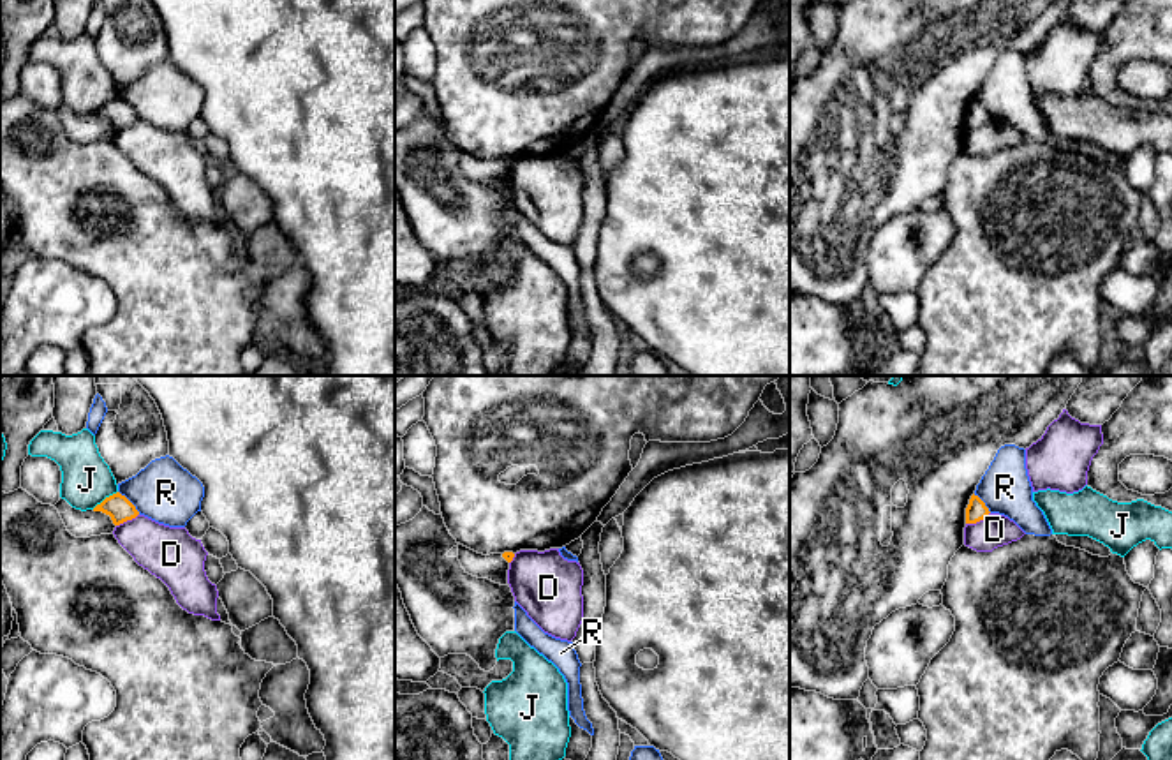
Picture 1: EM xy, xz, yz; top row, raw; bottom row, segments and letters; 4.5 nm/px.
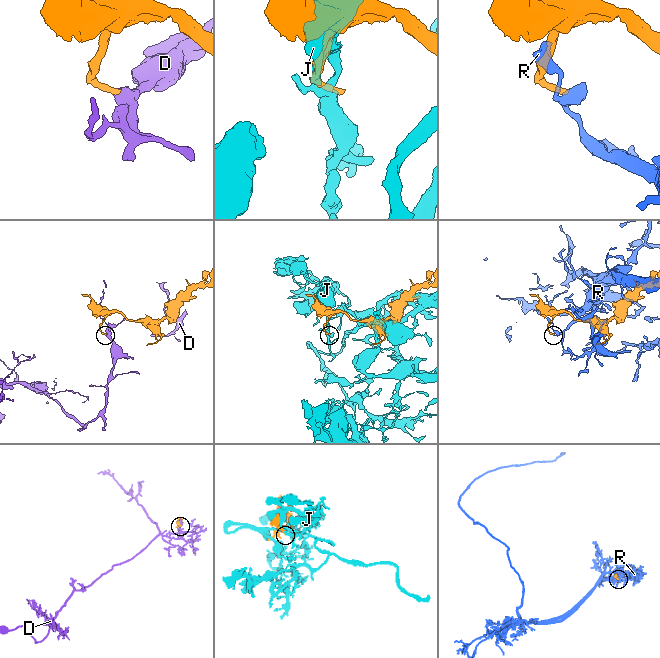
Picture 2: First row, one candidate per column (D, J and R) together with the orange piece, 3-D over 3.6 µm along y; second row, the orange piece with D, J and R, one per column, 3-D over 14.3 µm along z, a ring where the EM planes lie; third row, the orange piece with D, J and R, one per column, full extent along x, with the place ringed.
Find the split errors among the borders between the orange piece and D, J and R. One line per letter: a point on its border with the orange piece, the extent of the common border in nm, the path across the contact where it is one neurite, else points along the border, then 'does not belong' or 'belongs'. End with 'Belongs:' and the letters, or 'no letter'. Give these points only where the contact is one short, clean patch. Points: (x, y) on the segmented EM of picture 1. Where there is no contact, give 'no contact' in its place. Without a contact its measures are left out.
D: contact yz (977, 521); length 130 nm; border yz (989, 512), (982, 519), (966, 524); does not belong
J: contact xy (106, 498); length 150 nm; does not belong
R: contact xy (131, 503); length 150 nm; does not belong
Belongs: no letter

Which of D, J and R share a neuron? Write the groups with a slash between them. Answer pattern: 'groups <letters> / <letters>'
groups D / J / R

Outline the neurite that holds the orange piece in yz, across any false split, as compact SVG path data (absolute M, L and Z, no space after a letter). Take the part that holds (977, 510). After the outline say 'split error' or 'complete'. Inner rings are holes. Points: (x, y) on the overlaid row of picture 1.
M971 495L969 504L966 508L966 524L976 524L989 515L989 508L978 495Z | complete

